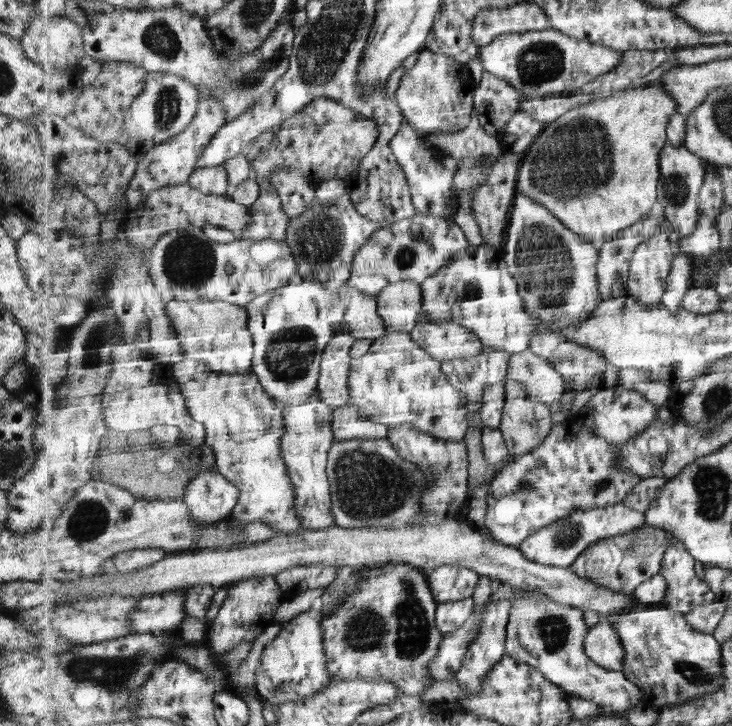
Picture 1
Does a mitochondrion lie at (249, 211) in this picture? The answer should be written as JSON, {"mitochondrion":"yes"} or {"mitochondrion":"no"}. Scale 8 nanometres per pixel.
{"mitochondrion":"no"}

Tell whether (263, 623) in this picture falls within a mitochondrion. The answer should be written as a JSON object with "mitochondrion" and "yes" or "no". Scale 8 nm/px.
{"mitochondrion":"no"}

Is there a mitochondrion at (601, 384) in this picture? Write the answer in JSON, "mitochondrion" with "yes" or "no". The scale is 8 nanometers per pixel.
{"mitochondrion":"no"}

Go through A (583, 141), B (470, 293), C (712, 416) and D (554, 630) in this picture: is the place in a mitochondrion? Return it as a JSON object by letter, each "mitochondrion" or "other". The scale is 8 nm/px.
{"A":"mitochondrion","B":"other","C":"mitochondrion","D":"mitochondrion"}

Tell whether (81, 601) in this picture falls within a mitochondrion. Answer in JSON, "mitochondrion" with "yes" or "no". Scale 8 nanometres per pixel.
{"mitochondrion":"no"}

